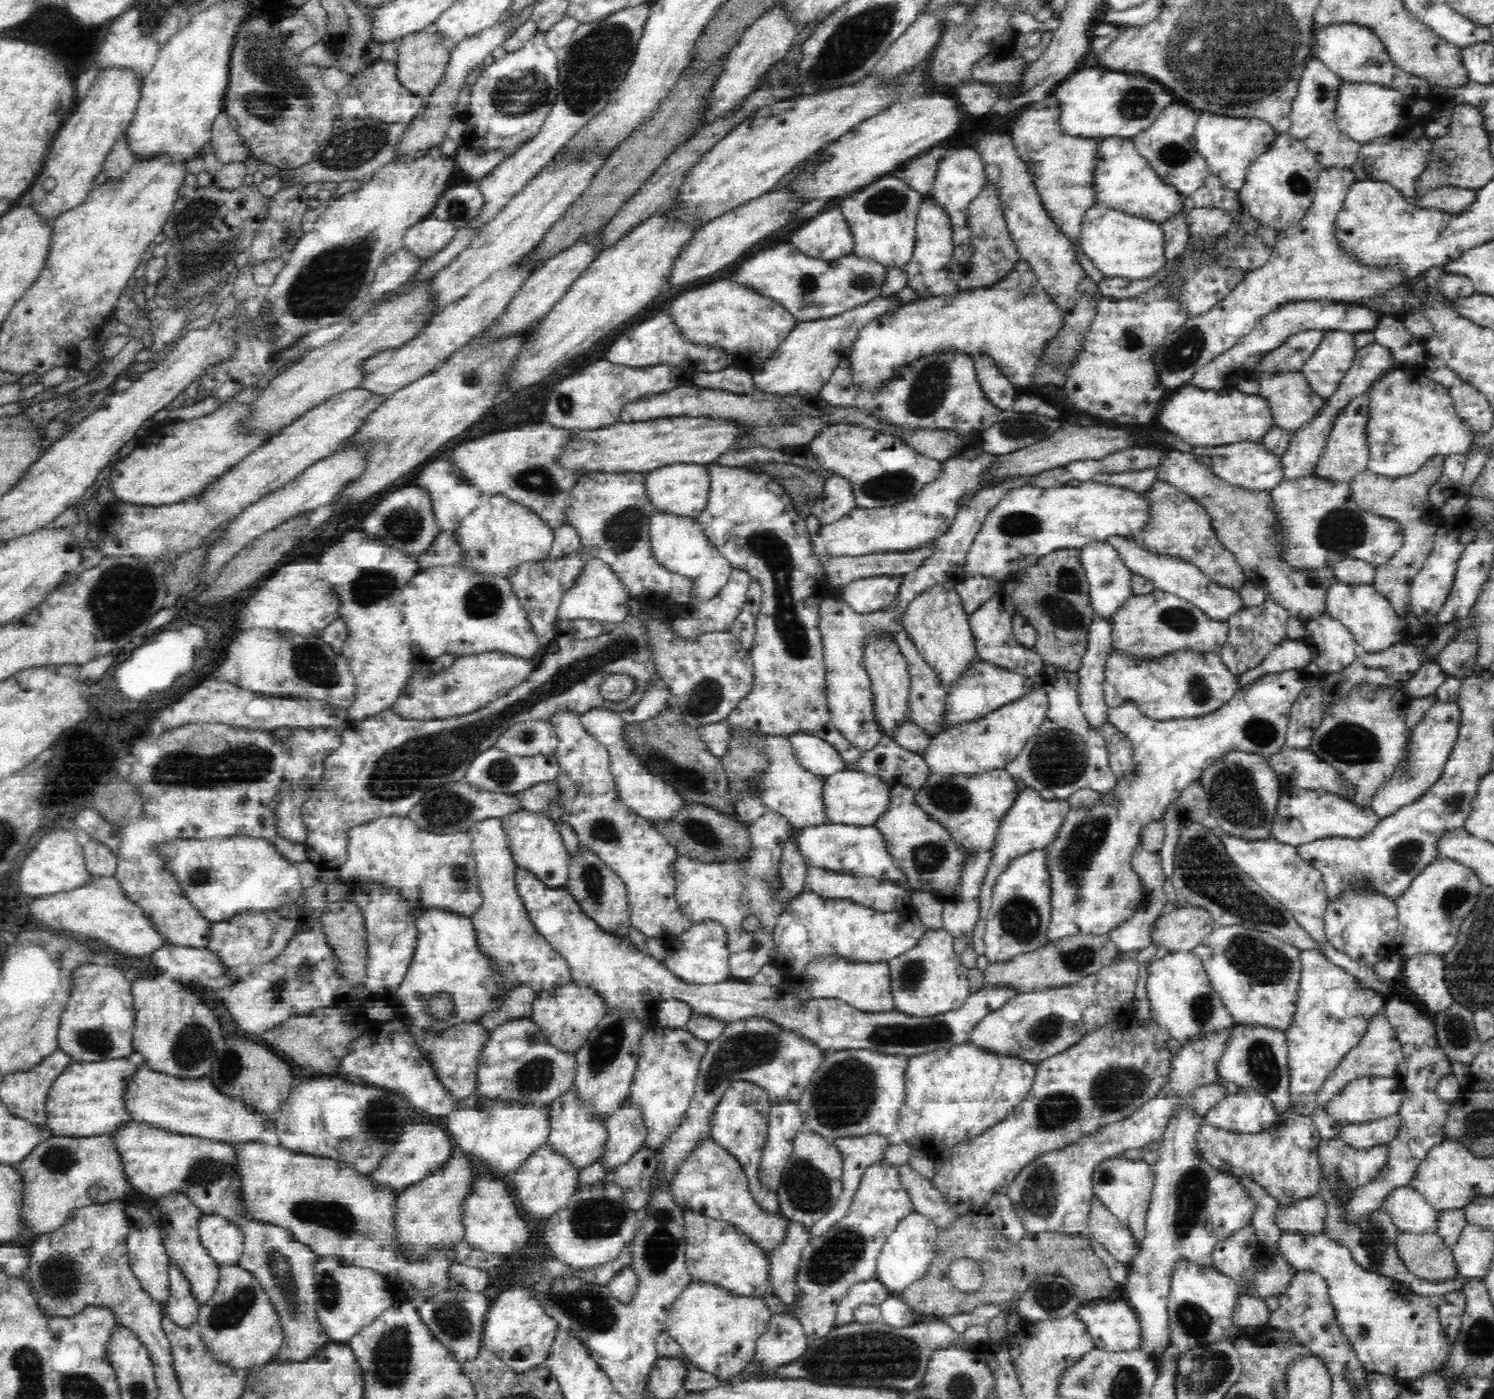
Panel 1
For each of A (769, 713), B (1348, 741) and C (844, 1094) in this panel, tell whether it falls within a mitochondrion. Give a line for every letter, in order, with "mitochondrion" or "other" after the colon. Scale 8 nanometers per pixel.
A: other
B: mitochondrion
C: mitochondrion

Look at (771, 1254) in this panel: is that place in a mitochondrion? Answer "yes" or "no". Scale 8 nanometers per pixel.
no

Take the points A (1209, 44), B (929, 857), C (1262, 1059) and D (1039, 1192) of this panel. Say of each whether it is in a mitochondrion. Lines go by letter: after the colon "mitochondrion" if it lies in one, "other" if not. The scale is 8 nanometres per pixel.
A: mitochondrion
B: mitochondrion
C: mitochondrion
D: mitochondrion

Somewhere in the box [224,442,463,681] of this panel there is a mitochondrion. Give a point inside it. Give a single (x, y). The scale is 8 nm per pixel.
(371, 586)

